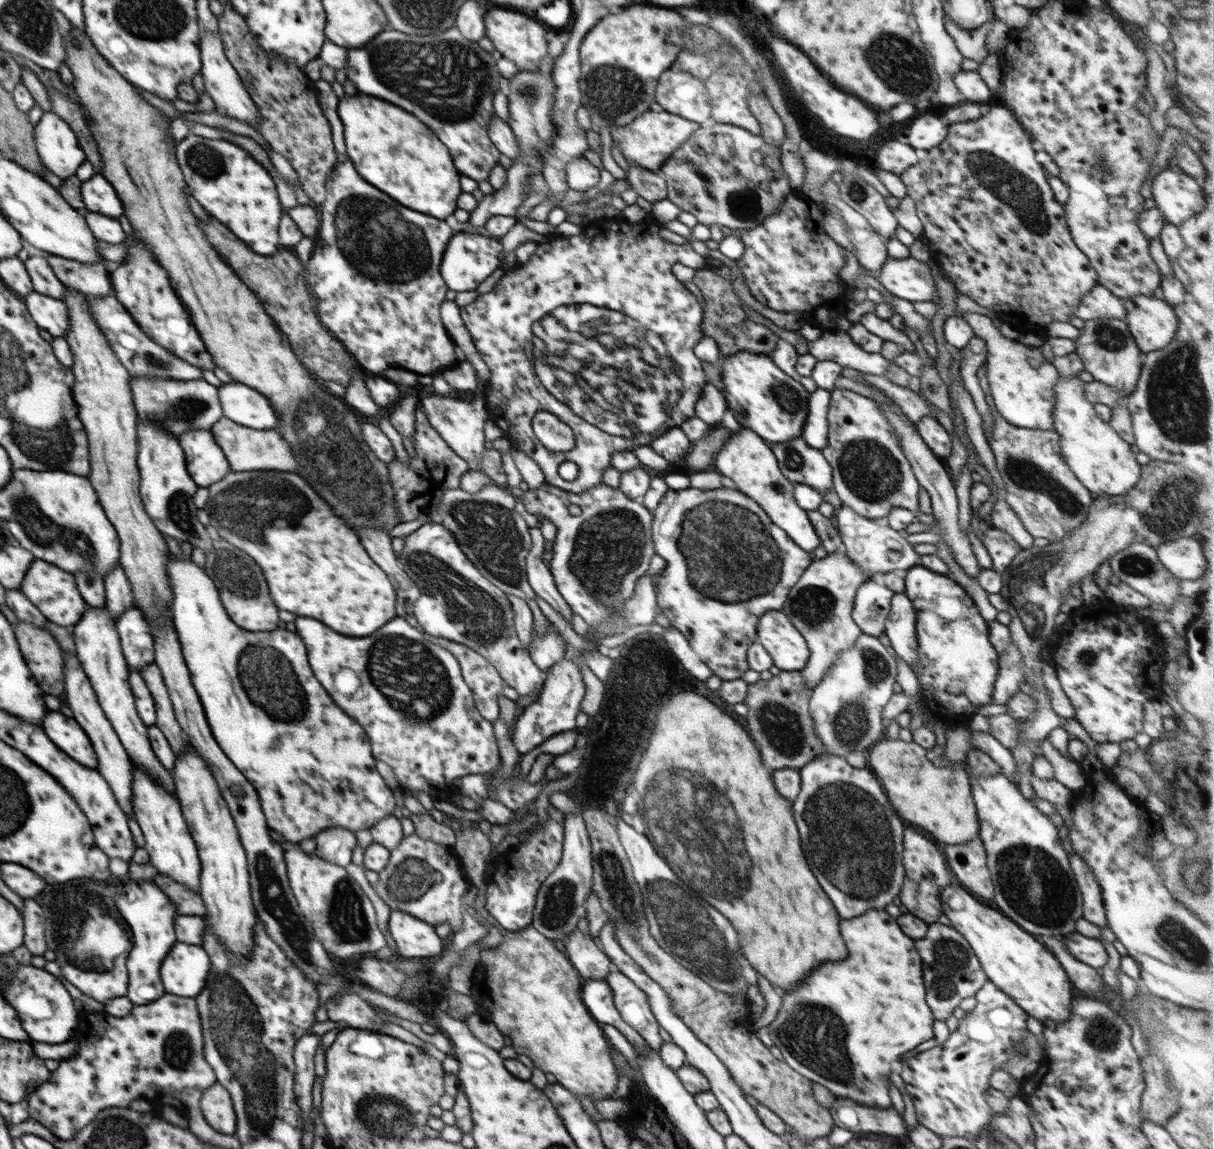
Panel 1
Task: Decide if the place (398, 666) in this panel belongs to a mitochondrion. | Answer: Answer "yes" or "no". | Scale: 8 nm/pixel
yes

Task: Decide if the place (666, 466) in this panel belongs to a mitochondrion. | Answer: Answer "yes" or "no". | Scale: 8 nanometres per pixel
no

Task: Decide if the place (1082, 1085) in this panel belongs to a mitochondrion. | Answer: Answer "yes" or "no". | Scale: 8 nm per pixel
no

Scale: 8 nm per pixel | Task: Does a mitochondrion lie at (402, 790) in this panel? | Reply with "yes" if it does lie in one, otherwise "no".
no

